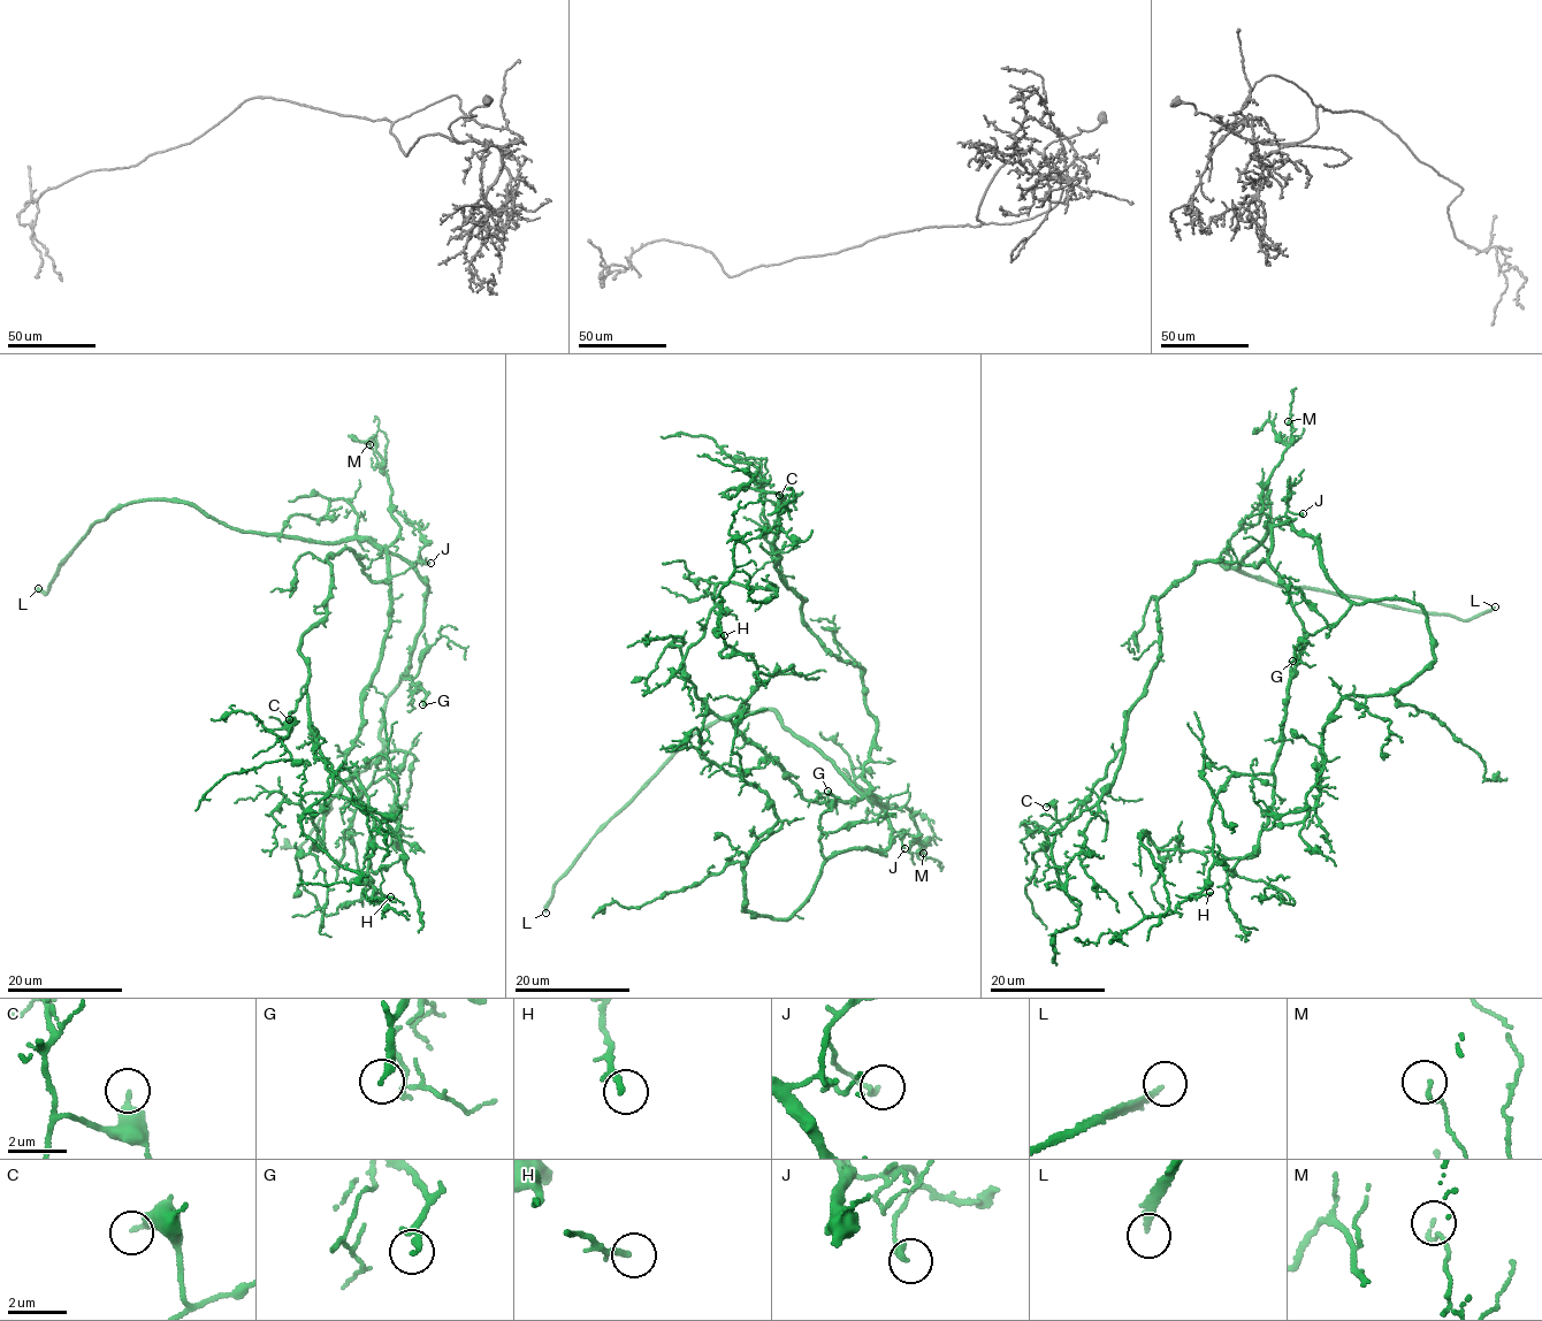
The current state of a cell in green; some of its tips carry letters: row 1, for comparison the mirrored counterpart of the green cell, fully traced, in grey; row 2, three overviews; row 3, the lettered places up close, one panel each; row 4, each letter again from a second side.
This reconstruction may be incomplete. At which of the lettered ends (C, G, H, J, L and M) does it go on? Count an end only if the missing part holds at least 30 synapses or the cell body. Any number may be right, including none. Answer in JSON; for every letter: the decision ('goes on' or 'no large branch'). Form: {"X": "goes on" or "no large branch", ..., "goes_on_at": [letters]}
{"C": "no large branch", "G": "goes on", "H": "no large branch", "J": "no large branch", "L": "goes on", "M": "no large branch", "goes_on_at": ["G", "L"]}

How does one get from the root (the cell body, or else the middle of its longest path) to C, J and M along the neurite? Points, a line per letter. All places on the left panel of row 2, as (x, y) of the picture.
C: (384, 581), (363, 573), (351, 550), (327, 557), (327, 618), (298, 649), (308, 681), (287, 738), (289, 719)
J: (384, 581), (388, 551), (414, 562), (418, 551), (430, 563)
M: (384, 581), (388, 549), (396, 539), (401, 526), (391, 513), (392, 493), (388, 475), (376, 465), (369, 444)

